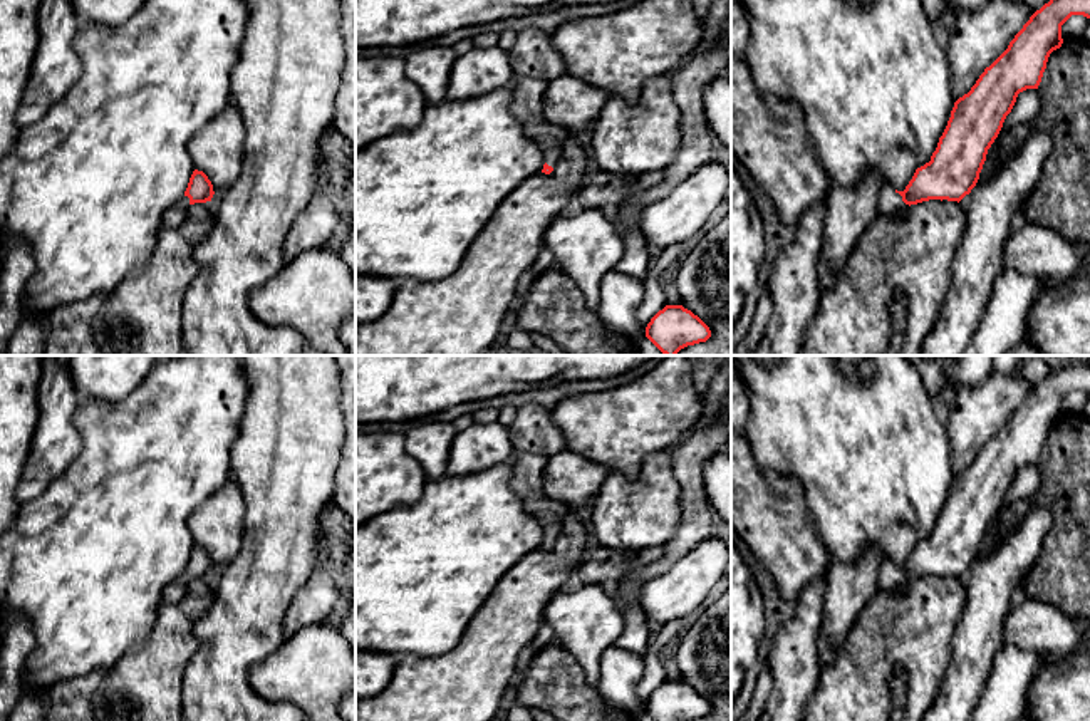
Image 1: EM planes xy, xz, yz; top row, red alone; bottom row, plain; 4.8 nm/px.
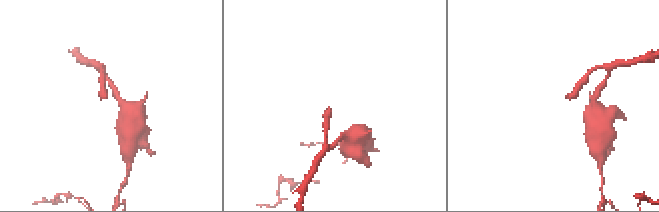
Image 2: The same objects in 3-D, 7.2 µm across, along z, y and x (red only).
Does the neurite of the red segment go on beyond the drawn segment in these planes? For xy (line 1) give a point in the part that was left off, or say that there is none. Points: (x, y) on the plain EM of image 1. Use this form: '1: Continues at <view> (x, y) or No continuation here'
1: Continues at xy (175, 591)

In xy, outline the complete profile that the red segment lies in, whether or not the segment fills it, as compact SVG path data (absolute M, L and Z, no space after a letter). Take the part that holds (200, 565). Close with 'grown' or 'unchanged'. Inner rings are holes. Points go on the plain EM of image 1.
M195 545L184 572L164 589L163 604L178 604L184 597L191 580L211 577L213 570L213 560L208 552L203 547Z; grown

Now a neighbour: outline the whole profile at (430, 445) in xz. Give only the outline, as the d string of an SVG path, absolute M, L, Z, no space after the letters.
M434 421L406 434L404 449L423 466L428 480L446 475L449 449L456 433L451 423Z

